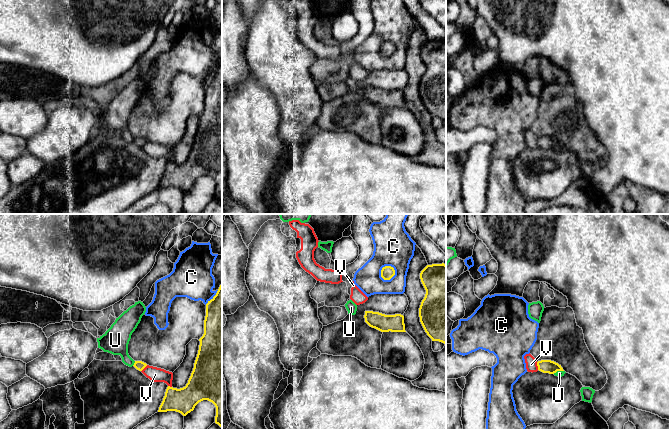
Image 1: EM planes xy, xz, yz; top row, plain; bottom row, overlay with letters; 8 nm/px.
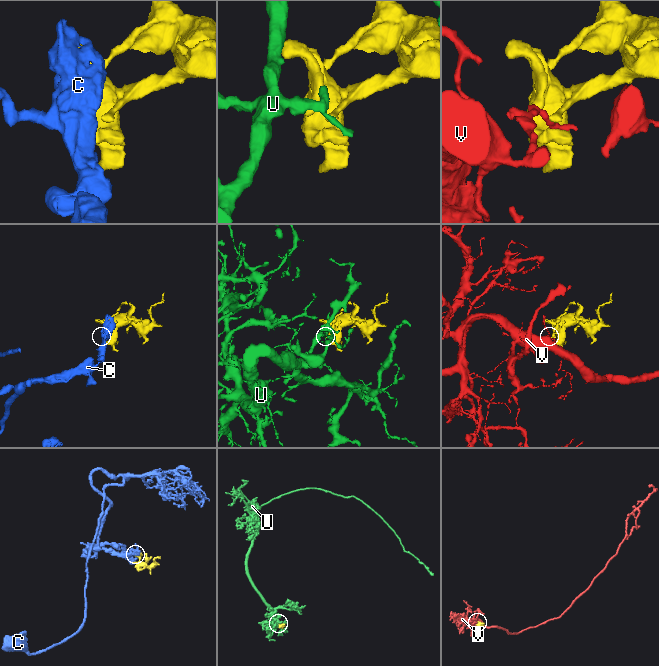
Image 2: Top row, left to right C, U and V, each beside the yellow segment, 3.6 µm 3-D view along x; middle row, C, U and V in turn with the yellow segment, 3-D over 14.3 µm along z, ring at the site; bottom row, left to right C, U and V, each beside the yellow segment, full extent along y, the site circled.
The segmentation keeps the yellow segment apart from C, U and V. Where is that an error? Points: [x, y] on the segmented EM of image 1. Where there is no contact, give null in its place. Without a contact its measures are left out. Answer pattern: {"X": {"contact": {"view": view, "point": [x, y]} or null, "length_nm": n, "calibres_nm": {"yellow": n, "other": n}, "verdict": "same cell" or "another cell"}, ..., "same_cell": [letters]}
{"C": {"contact": {"view": "xz", "point": [381, 270]}, "length_nm": 140, "calibres_nm": {"yellow": 110, "other": 320}, "verdict": "another cell"}, "U": {"contact": {"view": "xy", "point": [134, 363]}, "length_nm": 50, "calibres_nm": {"yellow": 80, "other": 200}, "verdict": "another cell"}, "V": {"contact": {"view": "yz", "point": [537, 365]}, "length_nm": 70, "calibres_nm": {"yellow": 110, "other": 100}, "verdict": "another cell"}, "same_cell": []}

